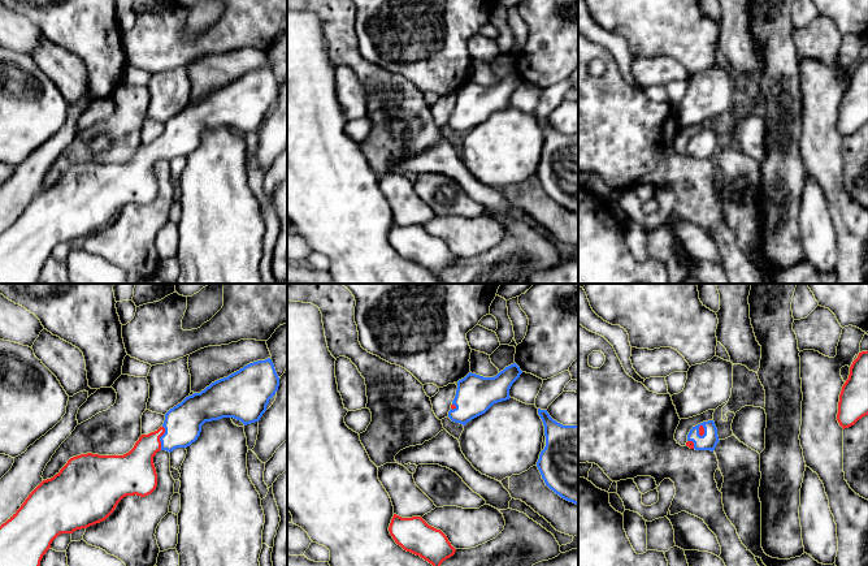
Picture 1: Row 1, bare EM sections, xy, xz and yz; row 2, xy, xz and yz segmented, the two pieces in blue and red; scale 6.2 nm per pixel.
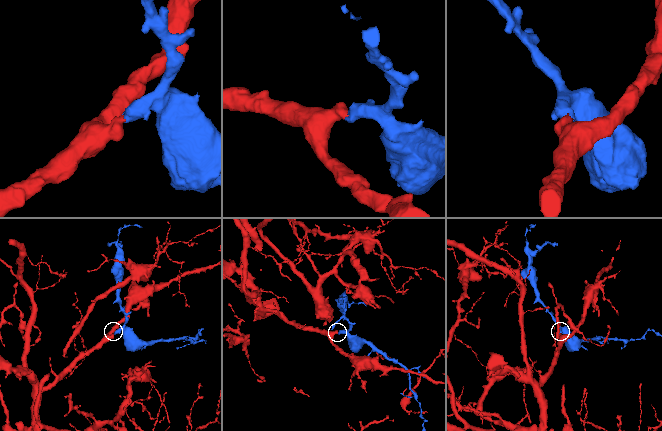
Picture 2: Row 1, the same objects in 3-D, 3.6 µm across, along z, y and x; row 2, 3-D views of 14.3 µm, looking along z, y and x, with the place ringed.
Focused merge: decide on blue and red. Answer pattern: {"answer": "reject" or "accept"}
{"answer": "accept"}

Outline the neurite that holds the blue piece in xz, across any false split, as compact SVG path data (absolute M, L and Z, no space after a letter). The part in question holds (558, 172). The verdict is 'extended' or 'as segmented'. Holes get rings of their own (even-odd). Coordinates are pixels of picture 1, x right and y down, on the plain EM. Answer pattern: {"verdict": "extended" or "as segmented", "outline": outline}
{"verdict": "as segmented", "outline": "M538 117L546 155L537 176L546 194L561 207L578 213L578 134L563 134L547 118Z"}

